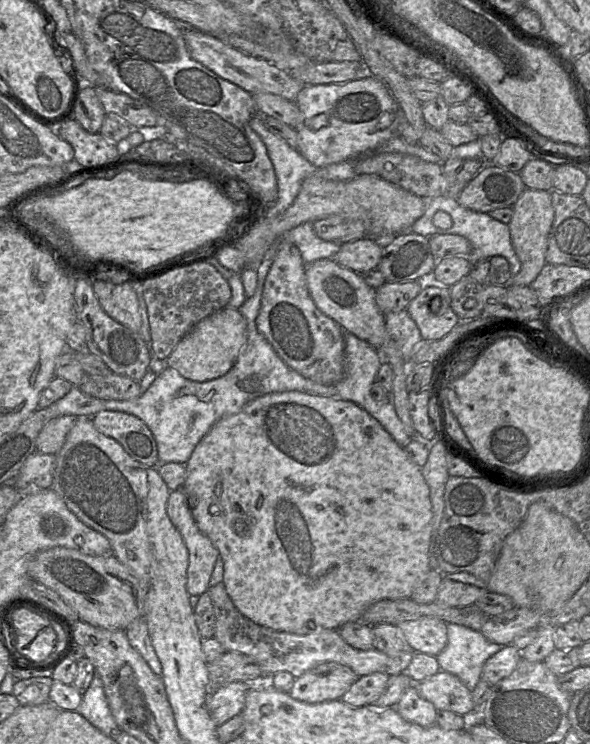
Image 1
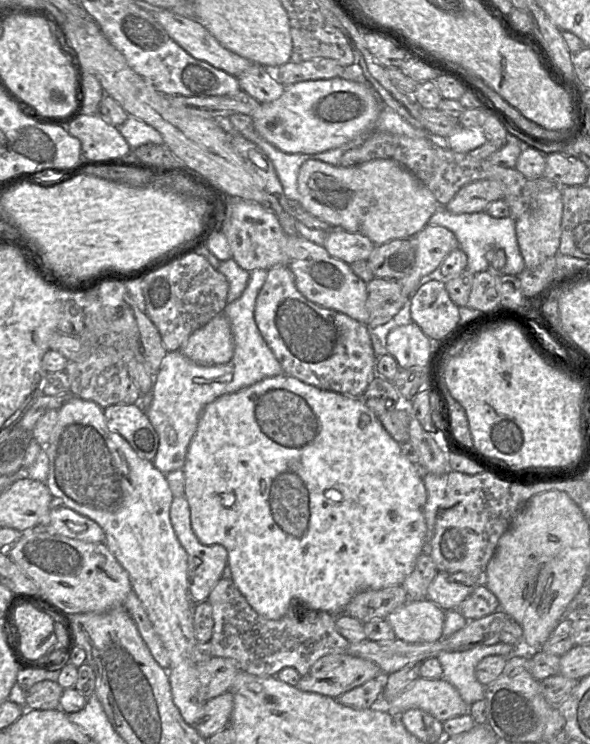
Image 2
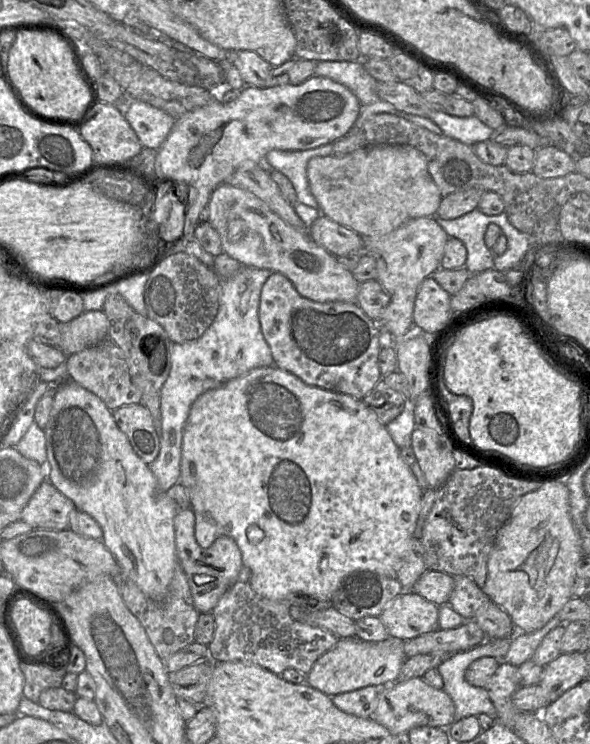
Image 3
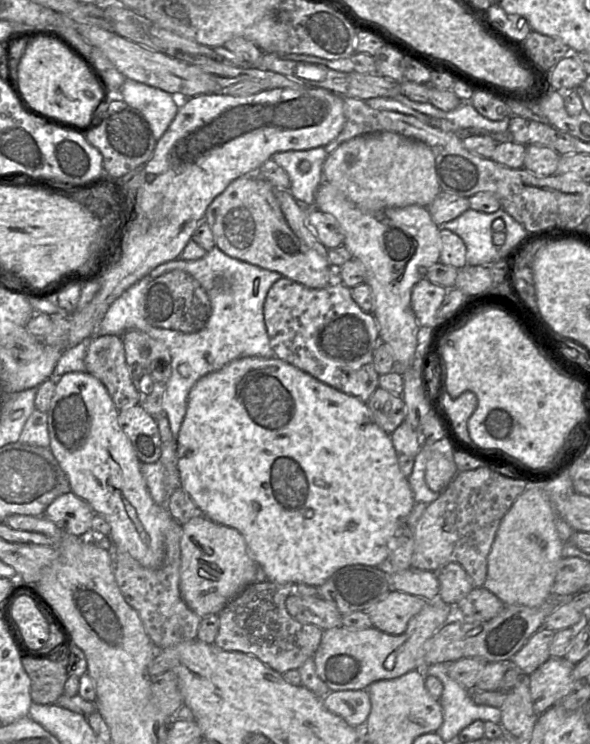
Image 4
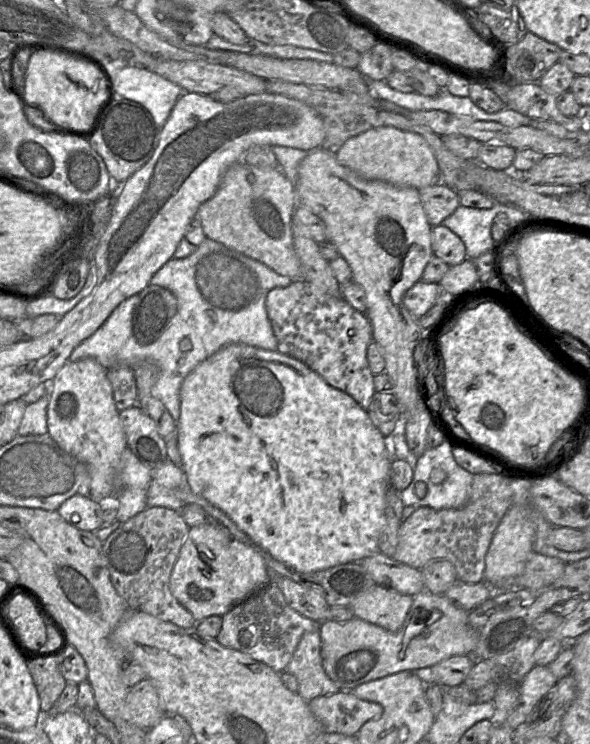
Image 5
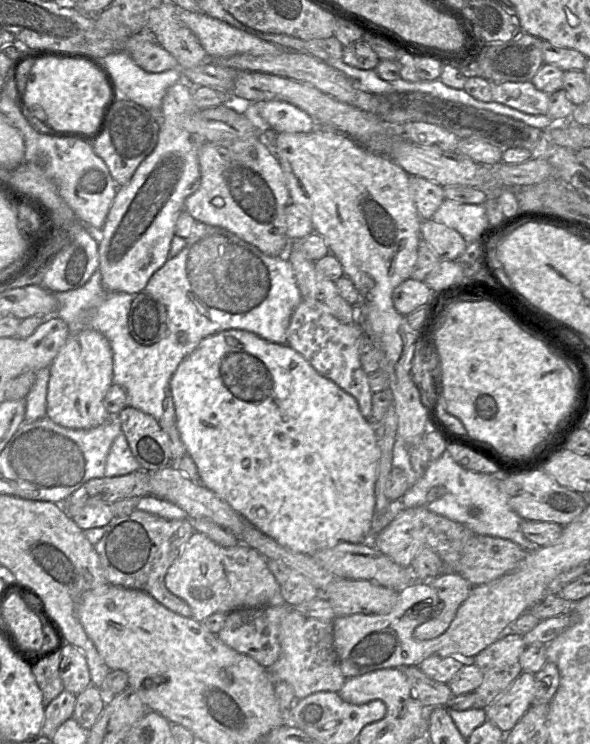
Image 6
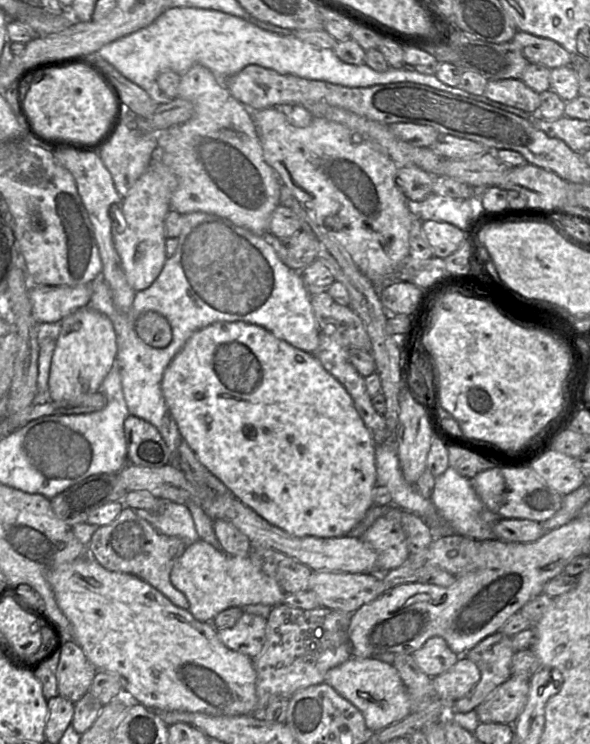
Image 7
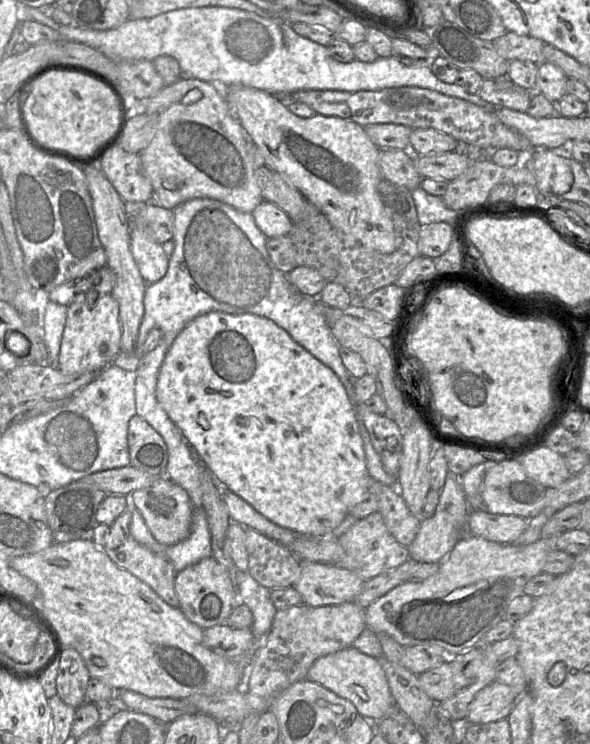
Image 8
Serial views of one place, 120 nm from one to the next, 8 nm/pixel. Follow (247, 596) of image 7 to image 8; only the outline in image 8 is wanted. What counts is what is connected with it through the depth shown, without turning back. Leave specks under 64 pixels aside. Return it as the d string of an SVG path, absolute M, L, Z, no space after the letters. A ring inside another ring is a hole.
M213 556L178 572L174 587L180 603L179 609L189 621L203 630L224 624L238 602L238 595L229 573Z

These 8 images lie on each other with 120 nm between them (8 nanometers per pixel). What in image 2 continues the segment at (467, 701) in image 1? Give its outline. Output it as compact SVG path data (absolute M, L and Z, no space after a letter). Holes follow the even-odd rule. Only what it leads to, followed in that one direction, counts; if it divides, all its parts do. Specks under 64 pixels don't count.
M419 677L409 687L387 704L380 704L393 716L400 717L405 711L418 708L442 723L450 718L469 712L469 705L457 689L444 678Z

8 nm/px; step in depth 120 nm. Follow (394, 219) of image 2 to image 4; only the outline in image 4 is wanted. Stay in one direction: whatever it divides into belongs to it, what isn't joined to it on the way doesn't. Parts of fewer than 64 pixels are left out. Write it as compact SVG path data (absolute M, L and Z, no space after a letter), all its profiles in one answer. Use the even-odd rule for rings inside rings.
M390 131L369 133L342 143L326 157L322 167L323 180L335 186L359 208L371 211L410 205L428 207L441 191L431 148L419 140Z

